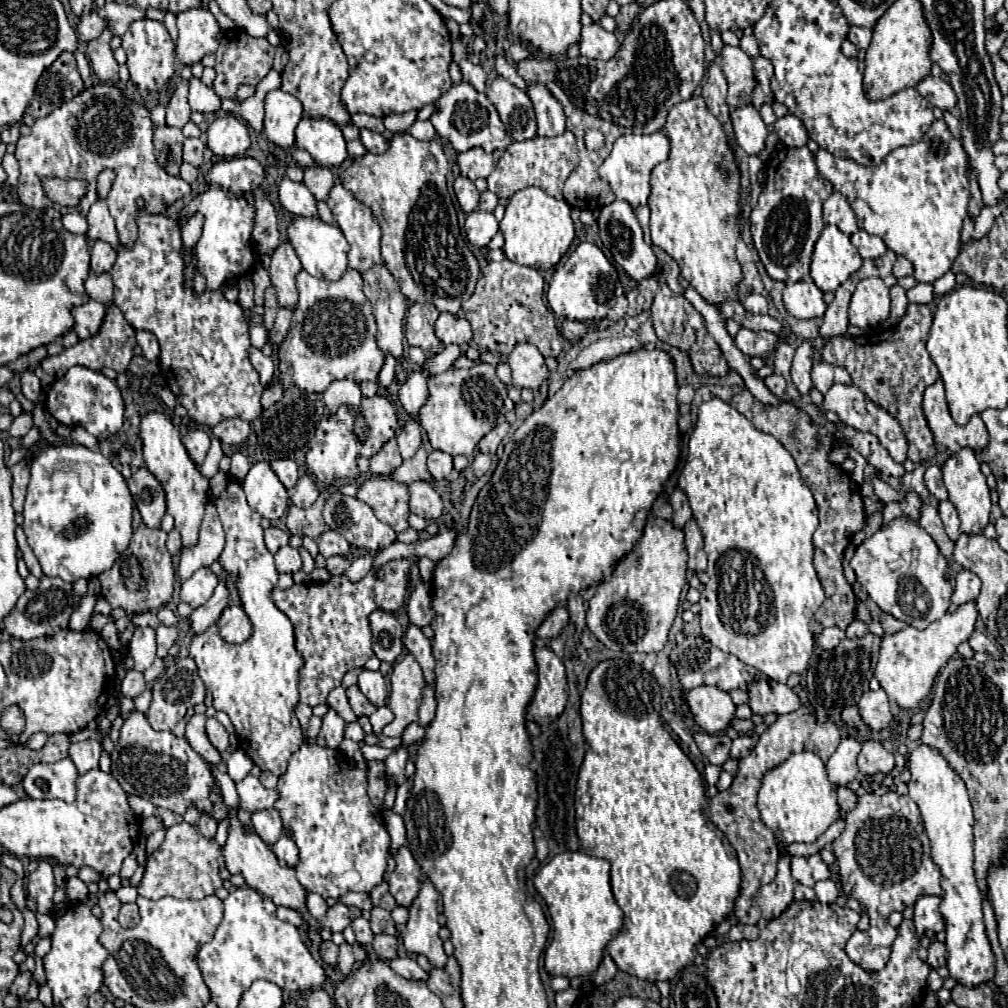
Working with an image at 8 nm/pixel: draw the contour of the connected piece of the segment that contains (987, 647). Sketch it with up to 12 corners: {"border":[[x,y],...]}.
{"border":[[973,632],[969,644],[977,652],[997,654],[997,646],[983,632]]}

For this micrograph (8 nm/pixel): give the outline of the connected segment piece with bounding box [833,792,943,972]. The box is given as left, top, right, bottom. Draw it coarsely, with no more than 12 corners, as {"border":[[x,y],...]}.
{"border":[[859,796],[833,842],[845,896],[869,928],[847,954],[881,970],[891,912],[943,896],[917,804]]}

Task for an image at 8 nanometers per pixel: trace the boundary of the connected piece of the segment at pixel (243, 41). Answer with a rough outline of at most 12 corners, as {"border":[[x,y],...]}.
{"border":[[243,30],[223,34],[213,90],[235,98],[273,66],[267,38]]}

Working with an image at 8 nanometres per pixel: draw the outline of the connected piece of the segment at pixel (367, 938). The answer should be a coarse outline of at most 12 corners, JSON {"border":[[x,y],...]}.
{"border":[[353,920],[353,930],[361,946],[369,946],[375,938],[369,920]]}

